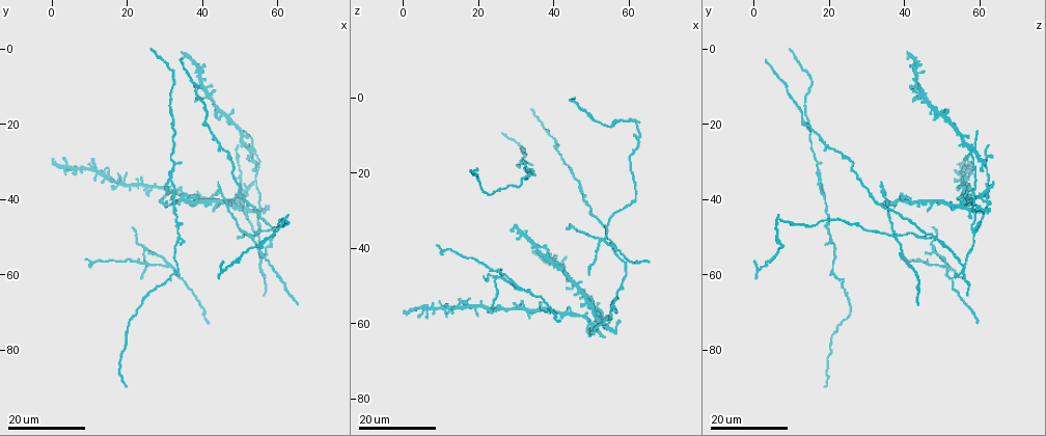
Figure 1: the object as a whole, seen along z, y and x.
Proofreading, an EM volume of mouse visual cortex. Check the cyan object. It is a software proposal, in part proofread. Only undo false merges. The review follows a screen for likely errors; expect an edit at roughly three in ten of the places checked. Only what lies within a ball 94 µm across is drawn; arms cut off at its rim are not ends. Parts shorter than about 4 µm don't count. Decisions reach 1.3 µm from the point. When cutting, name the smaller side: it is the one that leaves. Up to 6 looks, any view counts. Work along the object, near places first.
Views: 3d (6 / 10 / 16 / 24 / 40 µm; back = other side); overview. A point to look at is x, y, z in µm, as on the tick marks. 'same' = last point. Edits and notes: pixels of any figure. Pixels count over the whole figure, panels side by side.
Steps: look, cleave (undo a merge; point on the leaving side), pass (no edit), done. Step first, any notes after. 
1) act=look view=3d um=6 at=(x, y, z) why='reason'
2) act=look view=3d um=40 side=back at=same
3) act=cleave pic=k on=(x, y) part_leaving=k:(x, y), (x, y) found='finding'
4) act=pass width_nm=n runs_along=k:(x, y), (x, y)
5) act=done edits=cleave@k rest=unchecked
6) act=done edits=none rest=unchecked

act=look view=3d um=16 at=(24.0, 53.5, 47.5) why='a fork'

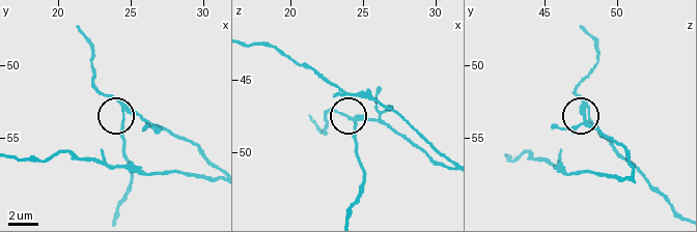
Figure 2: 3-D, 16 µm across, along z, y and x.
act=look view=3d um=6 at=(24.6, 53.0, 47.6)

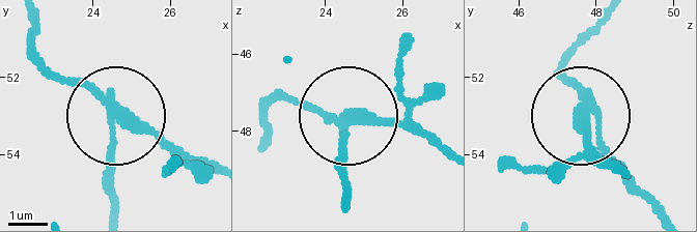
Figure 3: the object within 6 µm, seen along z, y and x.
act=cleave pic=3 on=(112, 157) arms=3 part_leaving=3:(110, 109), (110, 214) found='a second neuron is stuck on'

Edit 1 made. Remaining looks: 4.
act=look view=3d um=24 at=(31.0, 58.0, 50.5) why='two arms in line, one across'

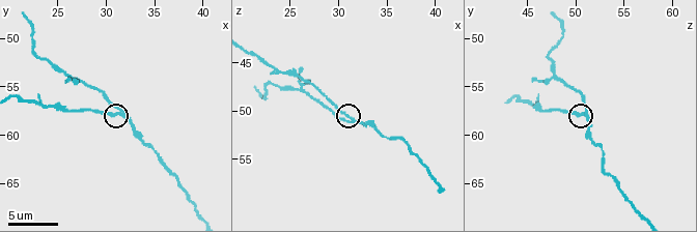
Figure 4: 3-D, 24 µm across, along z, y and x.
act=look view=3d um=6 at=(31.6, 57.8, 51.0)

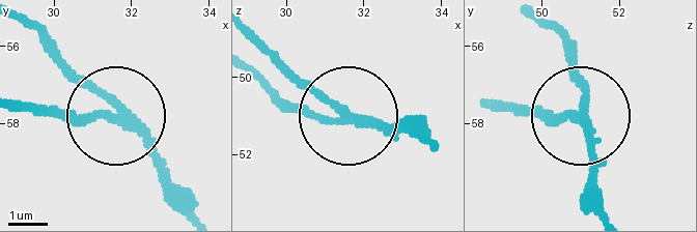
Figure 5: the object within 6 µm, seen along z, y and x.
act=cleave pic=5 on=(79, 125) width_nm=200 part_leaving=5:(122, 118), (18, 108) found='two neurons meet here'

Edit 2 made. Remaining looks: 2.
act=look view=3d um=24 at=(31.5, 34.0, 17.5) why='small branch off a trunk'

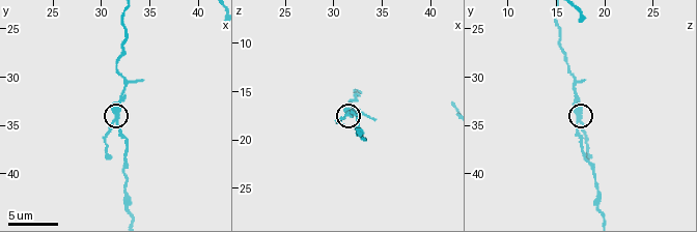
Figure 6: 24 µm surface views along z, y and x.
act=look view=3d um=10 at=(31.4, 34.4, 17.2) why='closer look'

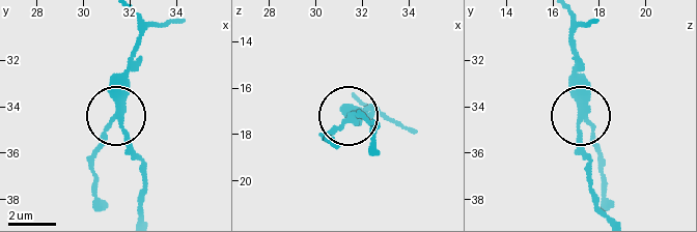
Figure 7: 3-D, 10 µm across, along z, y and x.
act=pass found='continuous, no second neuron'

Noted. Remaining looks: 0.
act=done edits=cleave@3,cleave@5 rest=unchecked

